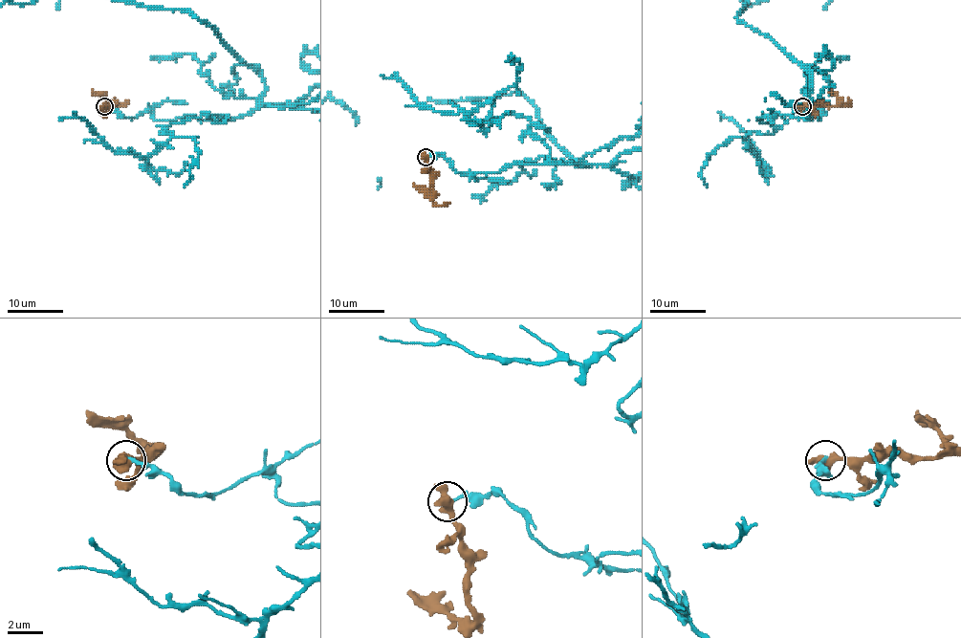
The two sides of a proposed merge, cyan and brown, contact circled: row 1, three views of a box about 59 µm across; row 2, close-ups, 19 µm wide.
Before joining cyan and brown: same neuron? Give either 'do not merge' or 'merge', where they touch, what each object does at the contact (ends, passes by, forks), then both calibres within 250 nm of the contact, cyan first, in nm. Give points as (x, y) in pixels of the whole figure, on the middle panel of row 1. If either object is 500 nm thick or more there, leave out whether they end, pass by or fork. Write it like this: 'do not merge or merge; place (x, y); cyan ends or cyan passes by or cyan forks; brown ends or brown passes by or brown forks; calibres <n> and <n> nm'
do not merge; place (425, 157); calibres 190 and 750 nm

